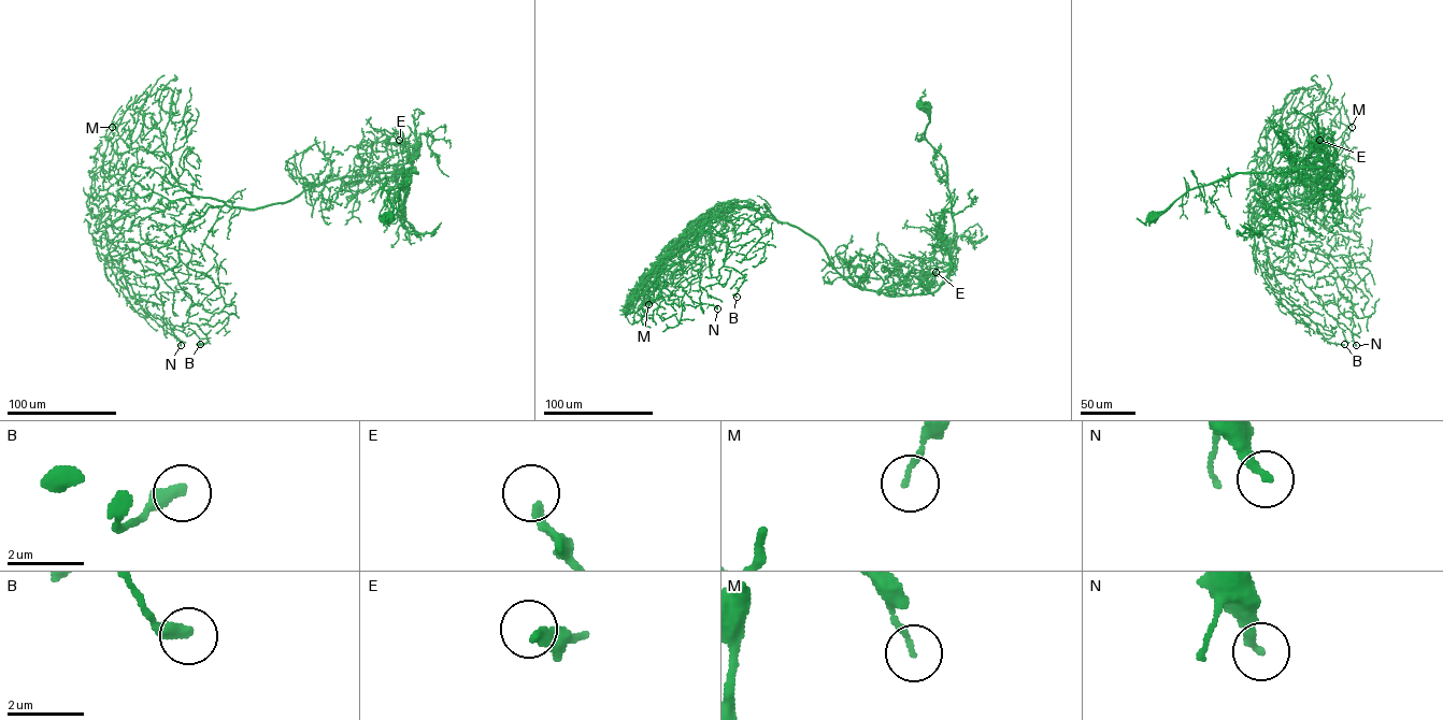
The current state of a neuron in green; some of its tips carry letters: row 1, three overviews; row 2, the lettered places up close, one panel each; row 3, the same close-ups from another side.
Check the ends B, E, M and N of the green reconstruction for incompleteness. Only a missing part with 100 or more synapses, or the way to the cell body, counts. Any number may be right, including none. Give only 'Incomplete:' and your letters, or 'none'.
Incomplete: none

